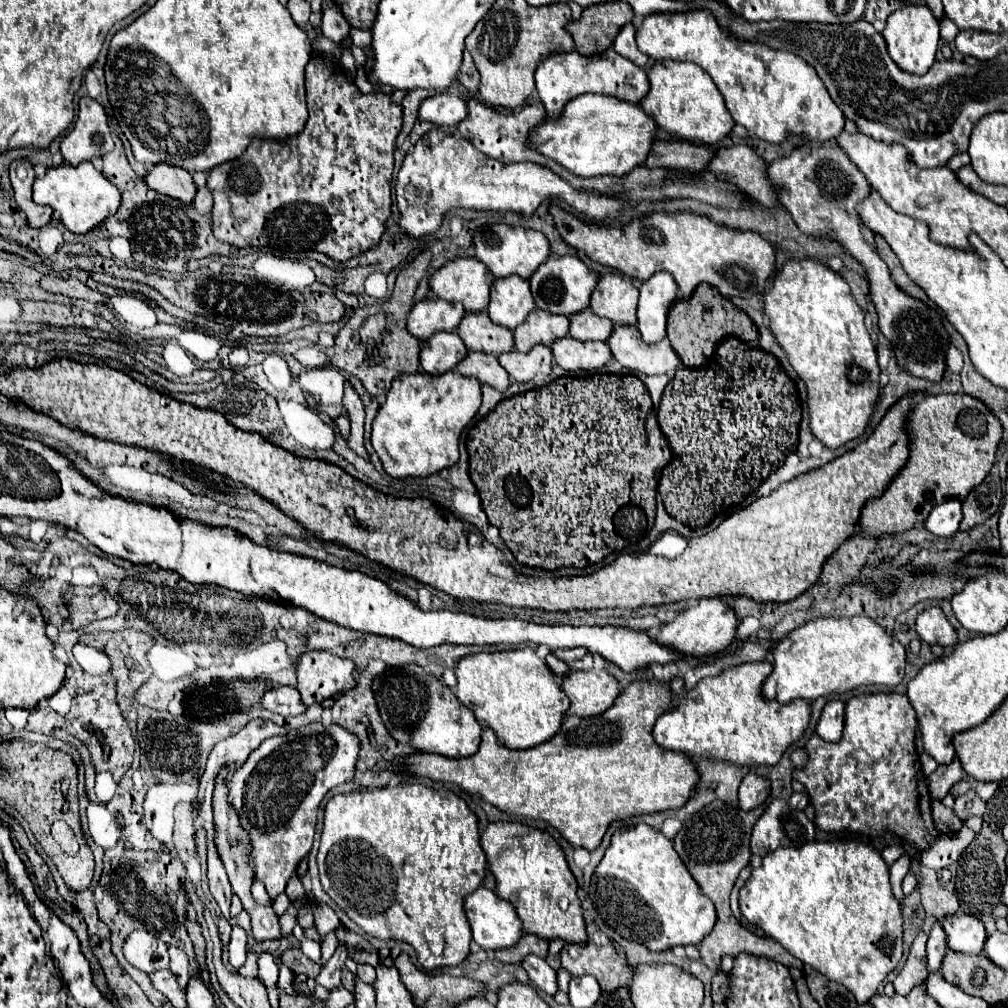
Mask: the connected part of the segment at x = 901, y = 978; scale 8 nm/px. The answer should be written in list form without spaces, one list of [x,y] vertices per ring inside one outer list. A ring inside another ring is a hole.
[[[919,932],[917,938],[911,944],[909,956],[903,964],[903,968],[899,970],[899,974],[893,980],[895,992],[907,996],[917,984],[921,984],[923,976],[927,976],[927,968],[925,968],[925,946],[927,946],[927,934]]]

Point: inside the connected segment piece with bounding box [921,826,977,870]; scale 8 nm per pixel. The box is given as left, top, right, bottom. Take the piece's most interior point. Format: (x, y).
(945, 851)

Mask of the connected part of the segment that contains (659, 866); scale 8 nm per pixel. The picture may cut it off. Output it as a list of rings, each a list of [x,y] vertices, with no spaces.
[[[647,824],[615,830],[609,848],[591,878],[589,898],[593,900],[593,906],[605,920],[605,924],[611,926],[619,936],[659,952],[673,946],[697,944],[713,930],[713,924],[717,920],[715,906],[699,892],[699,886],[693,882],[685,864],[673,850],[673,842]]]

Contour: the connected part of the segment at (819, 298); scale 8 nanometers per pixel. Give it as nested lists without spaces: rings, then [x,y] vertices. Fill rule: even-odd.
[[[793,258],[793,260],[789,260],[779,270],[779,274],[773,280],[773,288],[765,294],[765,316],[769,318],[771,332],[775,334],[779,346],[785,350],[785,354],[789,358],[789,364],[795,368],[795,372],[799,374],[799,378],[807,384],[807,392],[809,392],[809,412],[811,412],[811,432],[815,434],[815,438],[821,440],[827,448],[835,450],[835,448],[839,448],[839,446],[855,440],[857,436],[861,436],[863,430],[865,430],[865,426],[867,426],[867,422],[869,422],[869,418],[871,418],[871,414],[873,414],[873,410],[875,410],[875,406],[877,406],[877,402],[879,402],[879,398],[881,398],[881,368],[877,364],[877,350],[873,346],[873,340],[871,340],[869,330],[867,330],[865,320],[863,320],[863,310],[855,302],[855,298],[851,296],[851,290],[847,286],[847,282],[843,282],[841,276],[837,276],[835,272],[831,272],[823,264],[819,264],[817,260],[811,260],[811,258],[803,258],[803,260]]]

